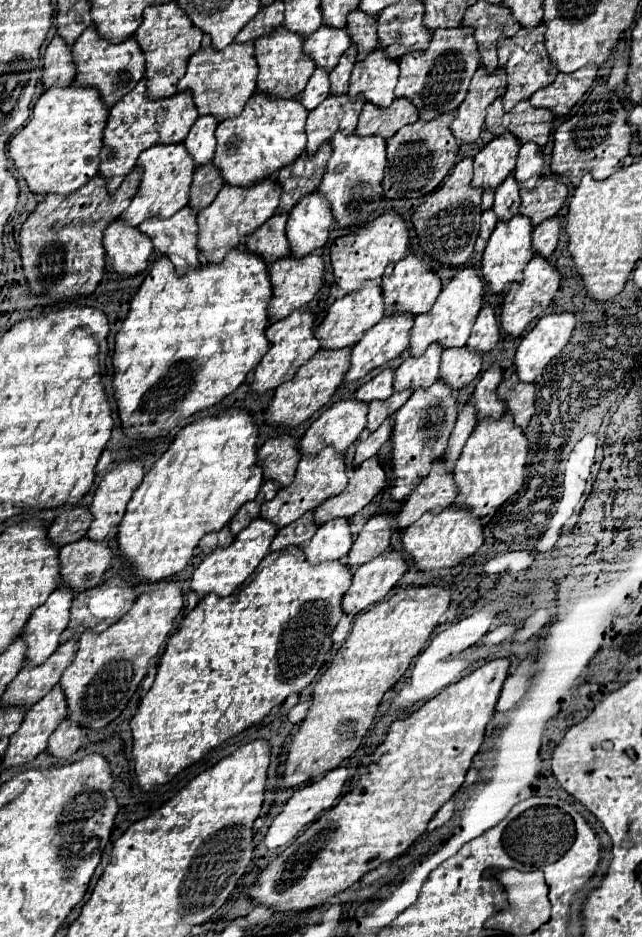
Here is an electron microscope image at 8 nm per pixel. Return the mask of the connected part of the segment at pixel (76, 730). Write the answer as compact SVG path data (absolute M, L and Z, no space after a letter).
M64 718L48 740L48 752L58 760L68 760L82 746L84 728L70 718Z

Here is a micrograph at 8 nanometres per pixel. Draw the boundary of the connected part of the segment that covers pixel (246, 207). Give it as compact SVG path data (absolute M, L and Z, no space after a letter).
M272 178L258 180L254 186L248 186L248 188L224 184L216 200L198 212L198 228L200 228L198 230L198 250L204 252L206 262L222 262L228 250L244 242L246 234L254 232L268 218L272 218L272 214L276 212L280 204L280 196L282 196L282 186Z

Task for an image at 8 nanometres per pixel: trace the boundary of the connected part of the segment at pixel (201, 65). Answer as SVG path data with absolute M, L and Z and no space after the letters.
M232 42L224 50L208 46L190 56L188 70L178 82L178 90L192 90L198 114L214 114L218 120L226 120L238 116L248 98L256 92L256 76L258 64L254 62L254 42Z

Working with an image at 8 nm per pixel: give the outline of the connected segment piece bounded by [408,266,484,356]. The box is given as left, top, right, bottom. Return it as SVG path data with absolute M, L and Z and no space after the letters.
M462 266L462 270L456 270L454 276L448 280L448 284L442 288L434 306L428 312L416 316L412 326L412 340L408 348L410 354L412 356L424 354L424 350L432 342L440 342L444 348L464 346L482 304L484 304L484 278L478 274L474 266Z

